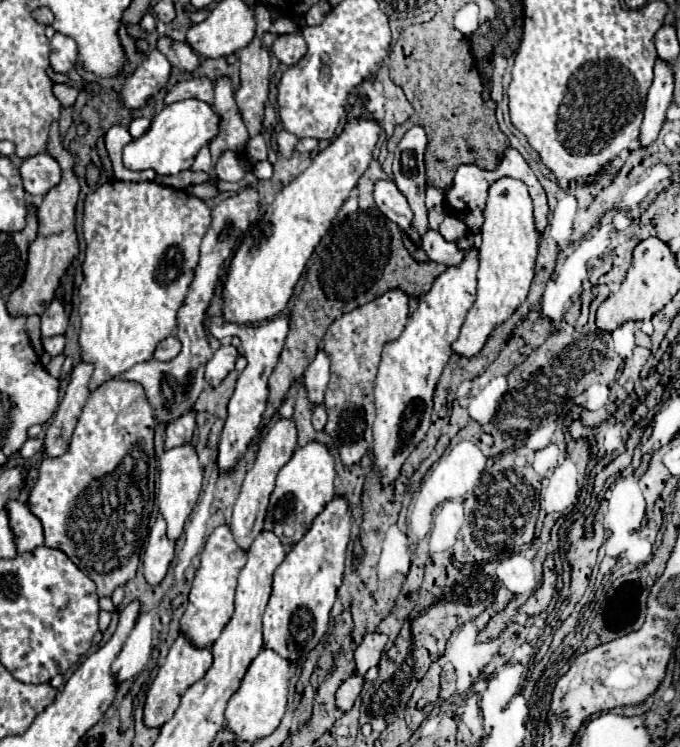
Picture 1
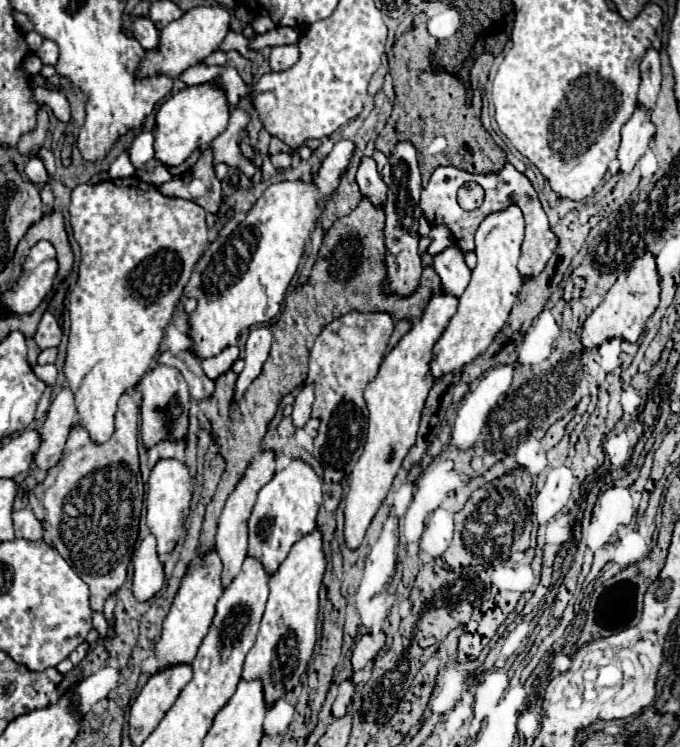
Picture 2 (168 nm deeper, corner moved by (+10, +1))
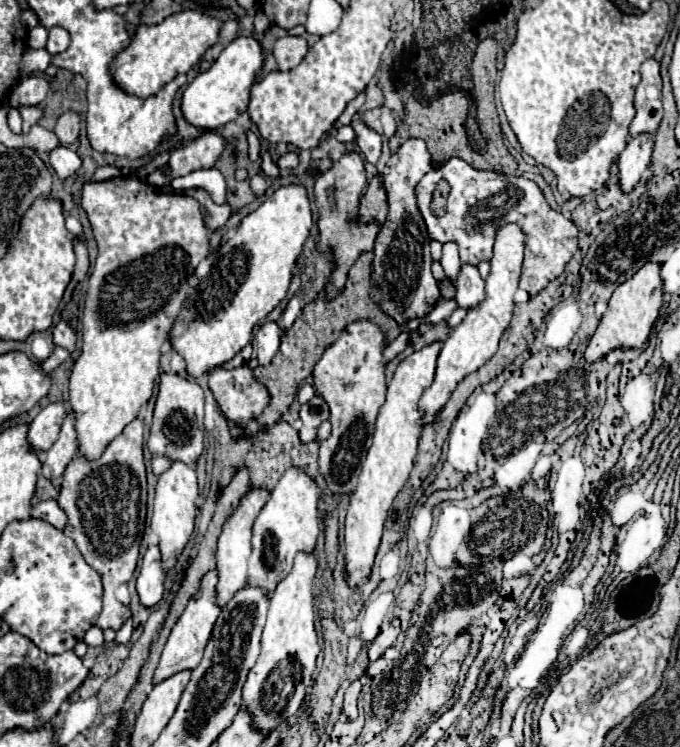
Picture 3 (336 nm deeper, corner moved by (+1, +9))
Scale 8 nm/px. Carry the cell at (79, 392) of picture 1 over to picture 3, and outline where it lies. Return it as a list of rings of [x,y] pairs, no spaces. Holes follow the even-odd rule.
[[[68,409],[58,441],[42,455],[42,475],[46,479],[62,477],[66,465],[70,463],[76,451],[78,451],[78,439],[76,439],[76,429],[74,429],[74,413],[70,413]]]

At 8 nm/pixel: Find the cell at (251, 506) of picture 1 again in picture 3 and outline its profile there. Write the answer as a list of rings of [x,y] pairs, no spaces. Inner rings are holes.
[[[256,487],[250,489],[238,509],[230,515],[230,521],[226,521],[226,525],[222,527],[222,535],[218,539],[218,551],[216,551],[216,569],[220,571],[220,581],[216,585],[218,591],[218,605],[224,607],[238,589],[242,589],[246,585],[246,577],[248,577],[248,559],[250,559],[250,537],[252,537],[252,523],[256,519],[256,515],[260,513],[260,509],[264,507],[268,499],[268,489],[264,487]]]

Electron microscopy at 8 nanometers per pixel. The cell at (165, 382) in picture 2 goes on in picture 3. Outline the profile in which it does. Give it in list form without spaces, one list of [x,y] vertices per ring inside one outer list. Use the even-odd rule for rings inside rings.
[[[176,373],[160,375],[148,449],[154,455],[166,455],[172,461],[196,463],[204,449],[204,391],[196,381]]]

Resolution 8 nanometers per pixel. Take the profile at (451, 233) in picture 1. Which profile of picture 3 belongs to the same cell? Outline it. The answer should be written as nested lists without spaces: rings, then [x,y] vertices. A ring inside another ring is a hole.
[[[446,241],[446,245],[442,245],[442,259],[440,259],[444,273],[456,281],[456,275],[460,271],[460,257],[458,257],[458,245],[454,245],[454,241]]]

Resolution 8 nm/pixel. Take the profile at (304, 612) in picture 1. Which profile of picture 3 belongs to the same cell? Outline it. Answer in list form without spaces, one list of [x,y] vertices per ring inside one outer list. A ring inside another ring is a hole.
[[[298,553],[292,571],[276,585],[270,599],[268,621],[262,633],[260,657],[250,669],[244,693],[244,705],[252,711],[252,721],[262,731],[272,731],[286,717],[300,709],[306,689],[312,685],[312,671],[320,653],[318,633],[314,627],[314,577],[318,571],[316,553]]]

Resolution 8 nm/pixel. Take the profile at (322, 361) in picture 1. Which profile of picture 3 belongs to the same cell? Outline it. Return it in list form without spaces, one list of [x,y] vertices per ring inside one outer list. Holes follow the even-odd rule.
[[[314,395],[308,405],[302,405],[300,407],[300,419],[302,419],[302,429],[300,429],[300,439],[304,443],[310,443],[316,439],[316,431],[318,431],[318,425],[322,421],[328,419],[328,405],[324,403],[322,397]]]

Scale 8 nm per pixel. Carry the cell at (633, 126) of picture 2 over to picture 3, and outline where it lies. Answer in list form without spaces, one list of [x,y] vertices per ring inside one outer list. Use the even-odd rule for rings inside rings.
[[[642,133],[642,137],[632,137],[626,145],[626,149],[620,153],[620,187],[622,191],[630,191],[646,171],[650,157],[652,157],[652,135]]]

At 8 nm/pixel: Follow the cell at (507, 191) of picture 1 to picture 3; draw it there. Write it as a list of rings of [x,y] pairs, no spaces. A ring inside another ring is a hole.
[[[506,223],[506,225],[498,227],[496,241],[494,241],[494,255],[490,259],[490,275],[486,277],[484,299],[474,309],[468,311],[466,319],[444,341],[442,351],[438,355],[436,377],[434,377],[432,385],[422,393],[420,411],[422,411],[424,423],[434,421],[436,413],[446,405],[446,401],[452,395],[452,391],[456,389],[456,385],[468,373],[480,369],[496,353],[498,341],[500,341],[504,329],[510,325],[510,319],[514,313],[514,293],[520,283],[522,261],[524,261],[524,239],[526,239],[526,235],[514,223]]]

